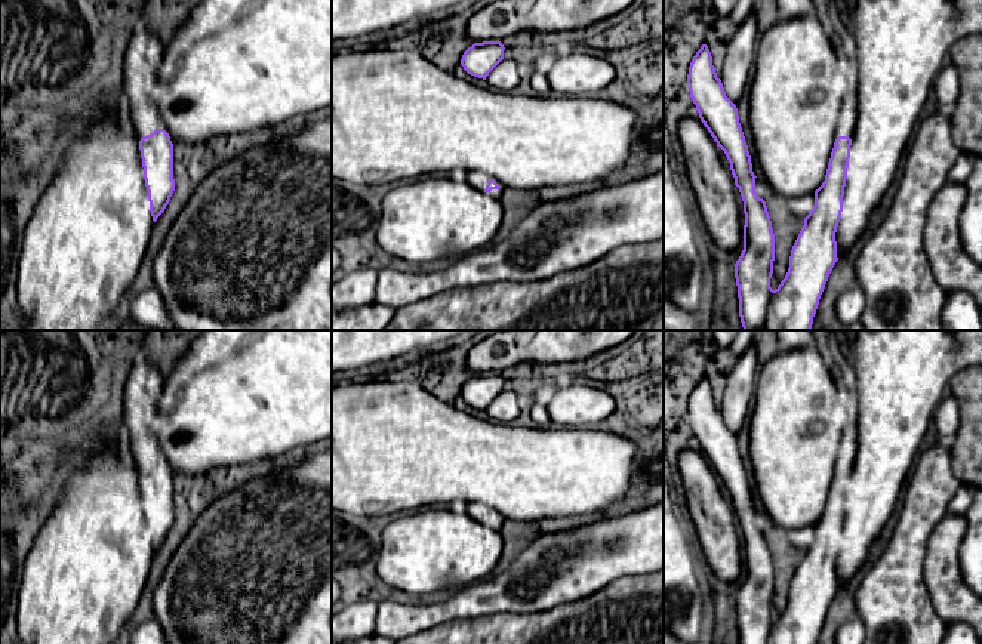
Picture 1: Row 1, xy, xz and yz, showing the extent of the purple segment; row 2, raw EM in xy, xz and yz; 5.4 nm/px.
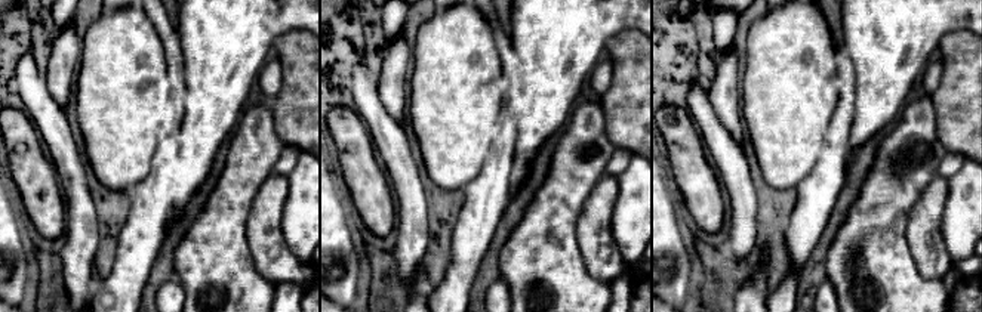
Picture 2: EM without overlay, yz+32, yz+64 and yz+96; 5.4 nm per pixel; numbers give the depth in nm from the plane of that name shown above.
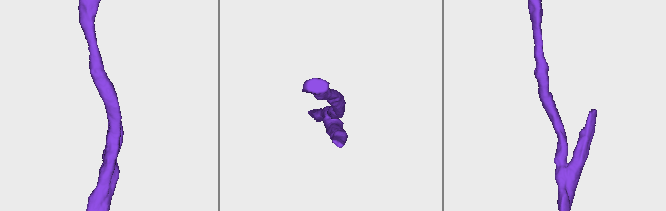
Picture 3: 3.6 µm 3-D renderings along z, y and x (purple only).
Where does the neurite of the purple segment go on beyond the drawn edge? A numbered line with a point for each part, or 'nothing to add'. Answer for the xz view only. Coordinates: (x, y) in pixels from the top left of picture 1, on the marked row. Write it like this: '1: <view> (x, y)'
1: xz (477, 179)

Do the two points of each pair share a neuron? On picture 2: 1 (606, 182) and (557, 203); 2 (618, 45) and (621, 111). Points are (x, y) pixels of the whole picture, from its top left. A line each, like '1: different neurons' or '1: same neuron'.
1: different neurons
2: same neuron

